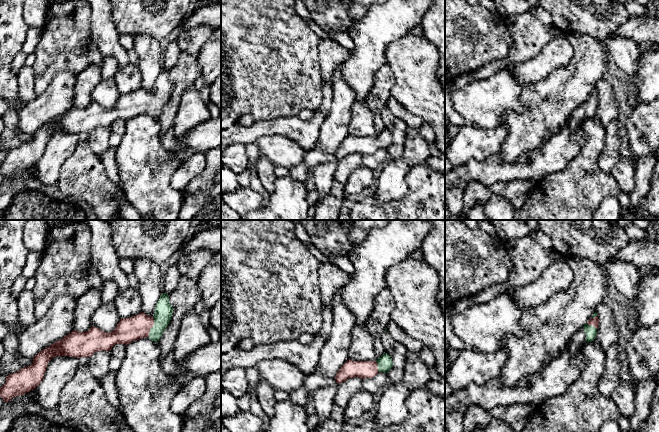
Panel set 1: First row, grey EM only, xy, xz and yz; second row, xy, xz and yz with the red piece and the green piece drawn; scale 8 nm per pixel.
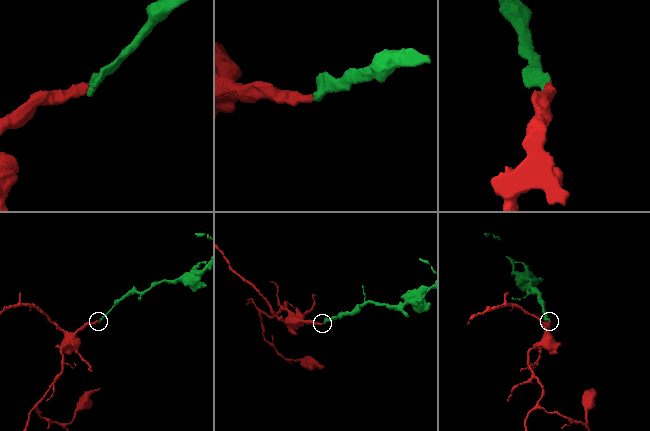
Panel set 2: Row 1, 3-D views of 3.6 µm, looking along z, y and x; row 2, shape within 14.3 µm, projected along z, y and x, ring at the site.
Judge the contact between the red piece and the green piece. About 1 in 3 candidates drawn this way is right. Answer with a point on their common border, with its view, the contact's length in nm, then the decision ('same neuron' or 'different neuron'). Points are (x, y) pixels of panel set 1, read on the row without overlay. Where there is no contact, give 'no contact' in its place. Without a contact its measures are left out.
contact xy (153, 101); length 160 nm; same neuron

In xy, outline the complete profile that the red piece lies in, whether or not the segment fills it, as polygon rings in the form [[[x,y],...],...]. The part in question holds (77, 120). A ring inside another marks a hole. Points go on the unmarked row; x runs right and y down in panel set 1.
[[[163,69],[156,79],[154,92],[148,92],[141,88],[129,94],[120,95],[116,104],[109,109],[103,108],[97,103],[92,102],[86,108],[73,106],[61,116],[56,117],[49,123],[43,125],[33,133],[33,139],[20,145],[19,147],[6,152],[5,160],[0,163],[0,173],[4,178],[10,177],[16,172],[23,171],[35,165],[43,156],[49,137],[56,132],[70,133],[90,133],[98,127],[110,127],[116,120],[130,120],[132,117],[149,113],[152,117],[157,118],[162,112],[162,109],[168,102],[173,90],[173,83],[169,78],[169,72]]]

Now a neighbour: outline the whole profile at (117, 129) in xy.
[[[121,119],[116,120],[111,124],[109,128],[110,128],[109,144],[113,148],[117,148],[126,131],[126,121]]]

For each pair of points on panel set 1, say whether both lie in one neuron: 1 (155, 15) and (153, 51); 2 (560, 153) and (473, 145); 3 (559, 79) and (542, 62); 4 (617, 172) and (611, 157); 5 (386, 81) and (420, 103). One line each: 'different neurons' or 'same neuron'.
1: different neurons
2: different neurons
3: different neurons
4: different neurons
5: different neurons

